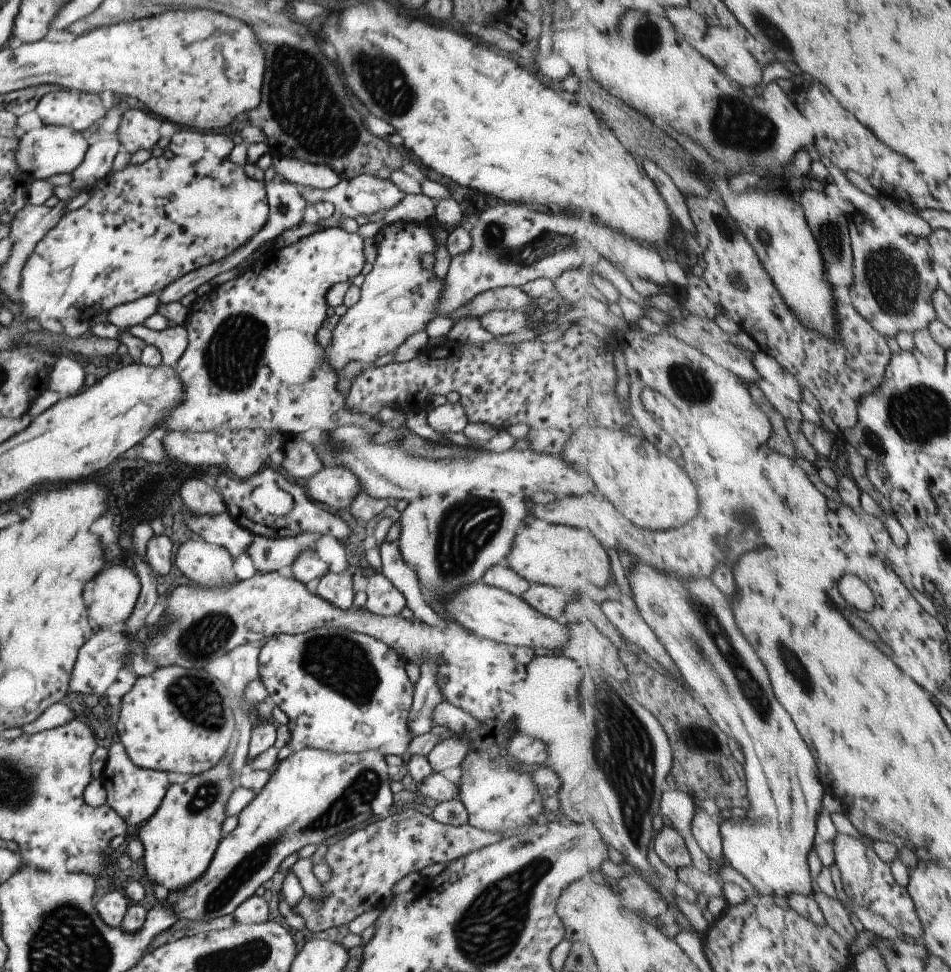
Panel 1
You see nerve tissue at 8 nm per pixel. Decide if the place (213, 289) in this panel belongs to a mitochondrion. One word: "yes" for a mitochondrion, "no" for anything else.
no

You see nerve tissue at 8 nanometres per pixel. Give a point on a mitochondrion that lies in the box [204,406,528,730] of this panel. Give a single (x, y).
(467, 526)

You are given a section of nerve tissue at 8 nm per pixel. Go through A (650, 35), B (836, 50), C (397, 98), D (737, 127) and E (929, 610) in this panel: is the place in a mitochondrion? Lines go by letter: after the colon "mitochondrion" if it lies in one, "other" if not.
A: mitochondrion
B: other
C: mitochondrion
D: mitochondrion
E: other

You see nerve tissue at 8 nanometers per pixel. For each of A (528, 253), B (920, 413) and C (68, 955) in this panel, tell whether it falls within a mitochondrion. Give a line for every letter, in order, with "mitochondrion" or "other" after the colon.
A: mitochondrion
B: mitochondrion
C: mitochondrion

